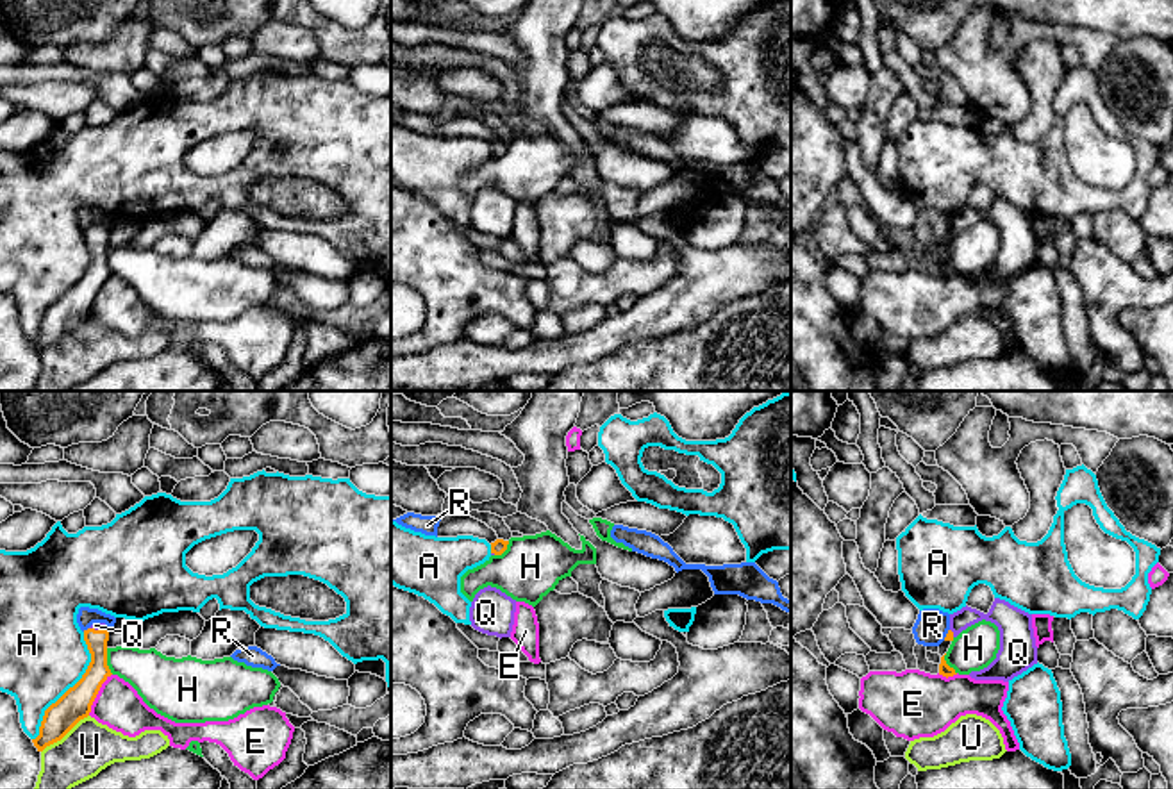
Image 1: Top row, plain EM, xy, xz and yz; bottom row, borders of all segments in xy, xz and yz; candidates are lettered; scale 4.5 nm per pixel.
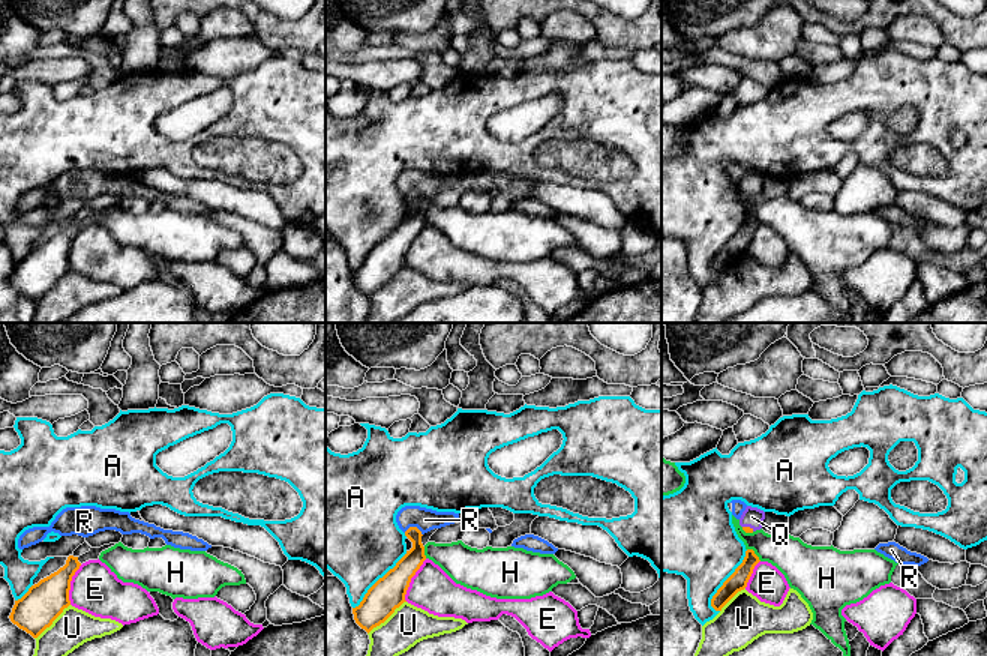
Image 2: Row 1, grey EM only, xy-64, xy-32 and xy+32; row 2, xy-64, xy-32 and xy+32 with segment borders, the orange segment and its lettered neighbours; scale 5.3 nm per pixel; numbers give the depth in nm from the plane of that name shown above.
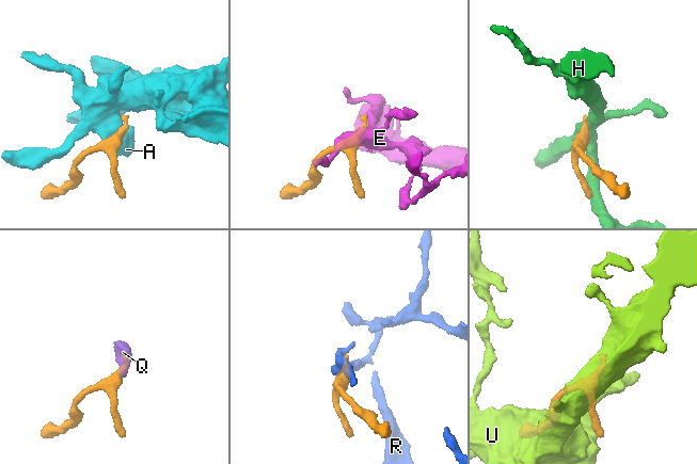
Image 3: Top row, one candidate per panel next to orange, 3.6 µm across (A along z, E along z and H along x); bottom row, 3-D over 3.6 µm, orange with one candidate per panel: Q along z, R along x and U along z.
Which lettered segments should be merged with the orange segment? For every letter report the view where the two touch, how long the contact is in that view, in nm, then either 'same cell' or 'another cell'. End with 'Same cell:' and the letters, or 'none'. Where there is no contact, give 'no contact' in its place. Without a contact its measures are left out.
A: contact in xy; length 550 nm; another cell
E: contact in xy; length 220 nm; another cell
H: contact in xy; length 120 nm; another cell
Q: contact in xy; length 80 nm; same cell
R: contact in xy; length 40 nm; another cell
U: contact in xy; length 280 nm; another cell
Same cell: Q

